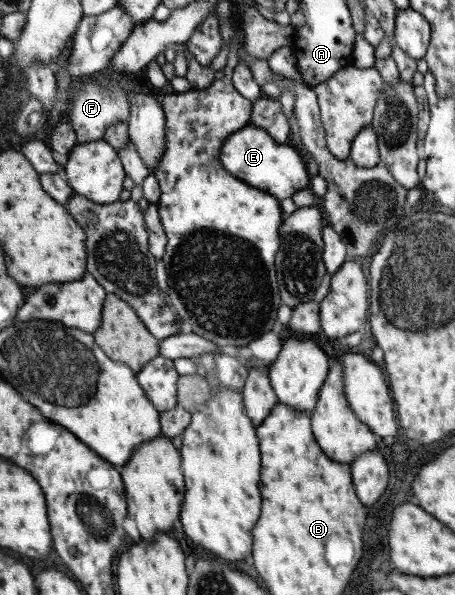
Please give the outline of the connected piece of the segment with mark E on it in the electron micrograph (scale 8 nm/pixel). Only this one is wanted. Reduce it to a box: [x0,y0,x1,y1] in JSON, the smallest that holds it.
[218,121,310,200]

